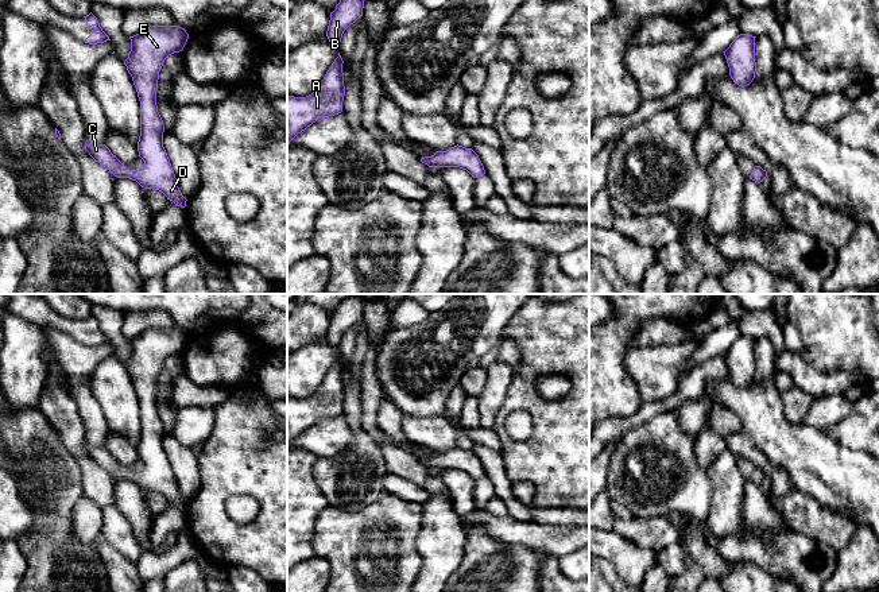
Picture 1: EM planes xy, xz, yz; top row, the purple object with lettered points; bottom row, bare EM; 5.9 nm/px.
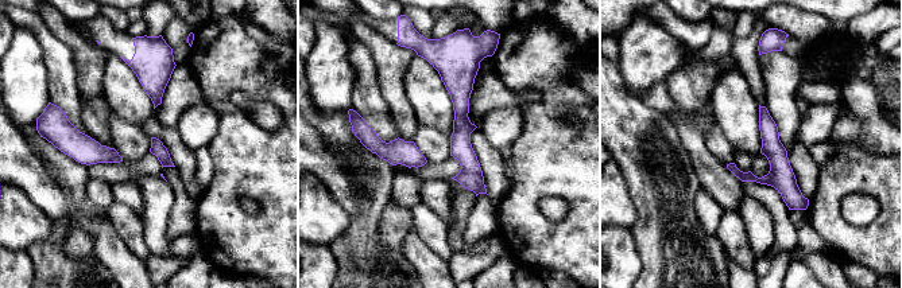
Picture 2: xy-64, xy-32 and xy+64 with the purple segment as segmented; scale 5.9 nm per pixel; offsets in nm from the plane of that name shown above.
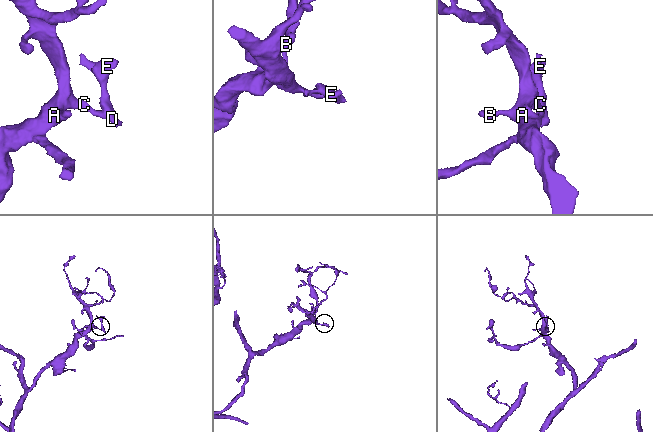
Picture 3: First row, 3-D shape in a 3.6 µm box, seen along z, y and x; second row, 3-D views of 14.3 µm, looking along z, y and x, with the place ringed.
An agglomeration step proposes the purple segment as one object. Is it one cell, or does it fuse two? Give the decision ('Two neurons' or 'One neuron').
One neuron

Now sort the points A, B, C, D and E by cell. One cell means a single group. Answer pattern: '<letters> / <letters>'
A B C D E

